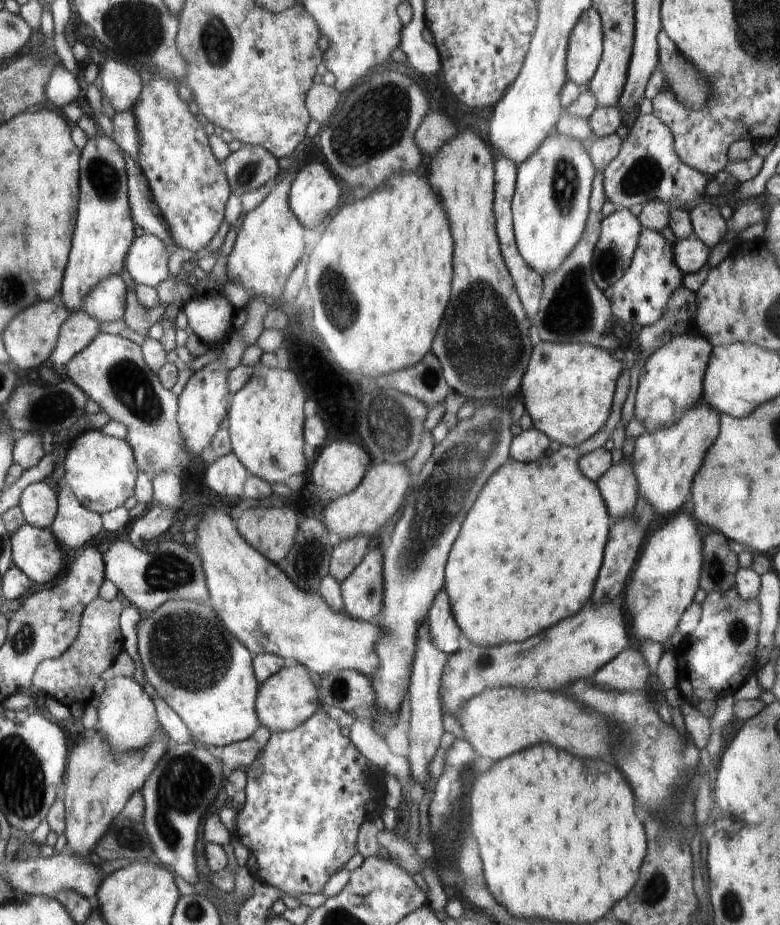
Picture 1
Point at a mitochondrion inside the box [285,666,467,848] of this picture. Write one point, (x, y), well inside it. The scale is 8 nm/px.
(338, 688)

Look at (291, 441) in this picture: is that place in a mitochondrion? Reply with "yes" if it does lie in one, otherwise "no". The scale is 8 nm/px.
no

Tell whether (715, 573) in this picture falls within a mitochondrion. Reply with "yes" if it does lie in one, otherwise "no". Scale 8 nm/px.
yes

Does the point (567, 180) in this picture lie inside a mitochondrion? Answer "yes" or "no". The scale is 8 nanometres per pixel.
yes

